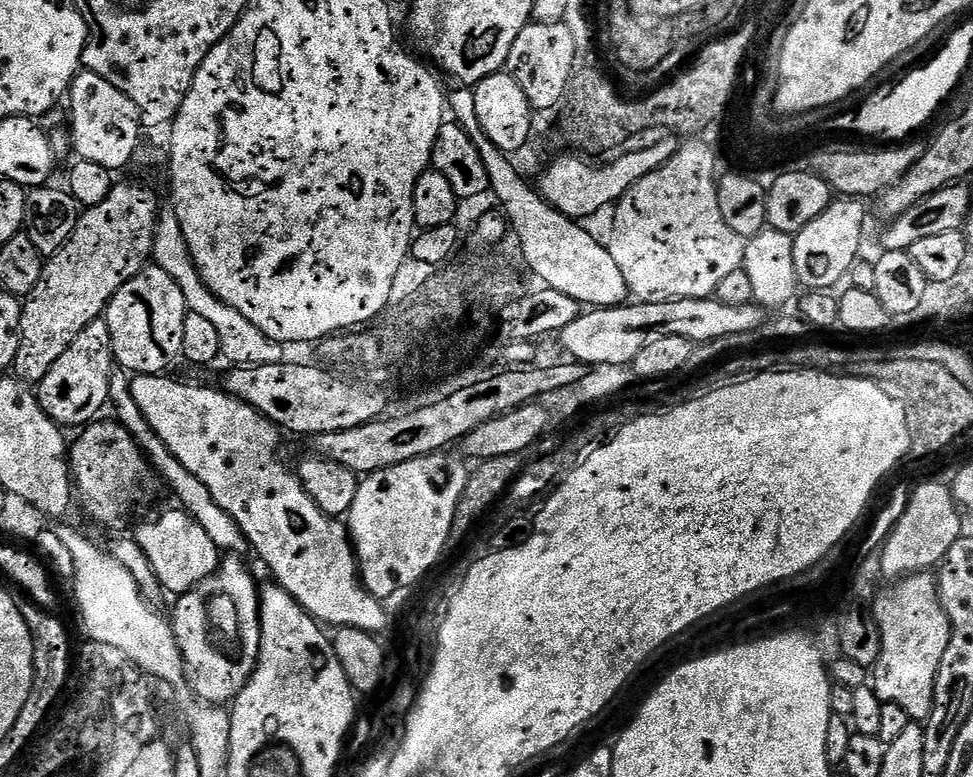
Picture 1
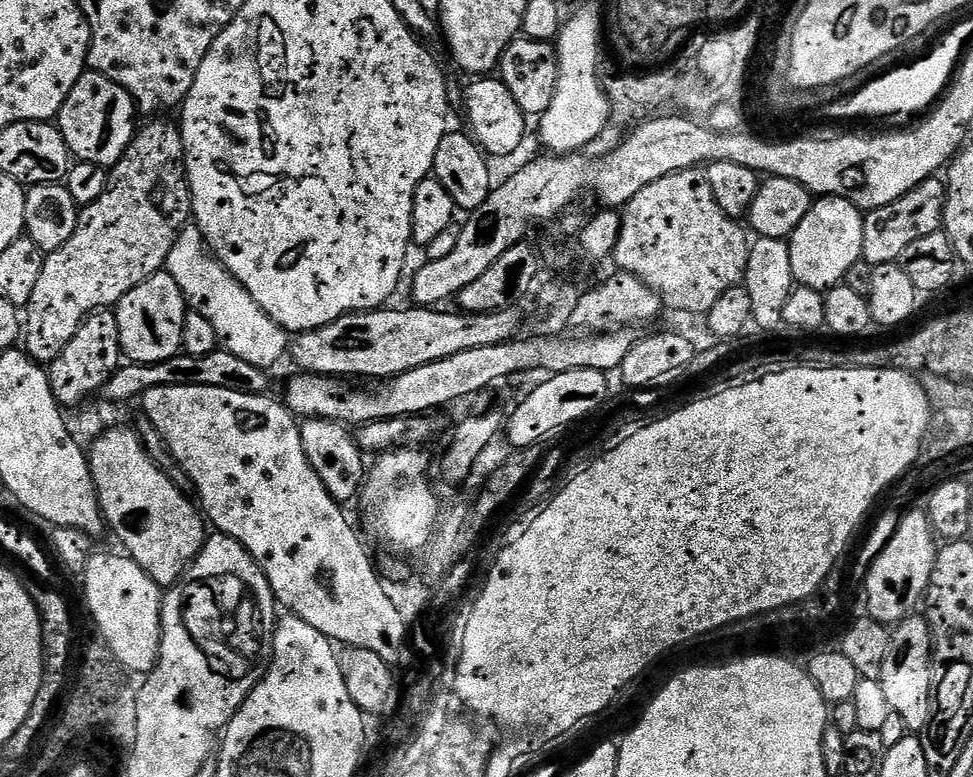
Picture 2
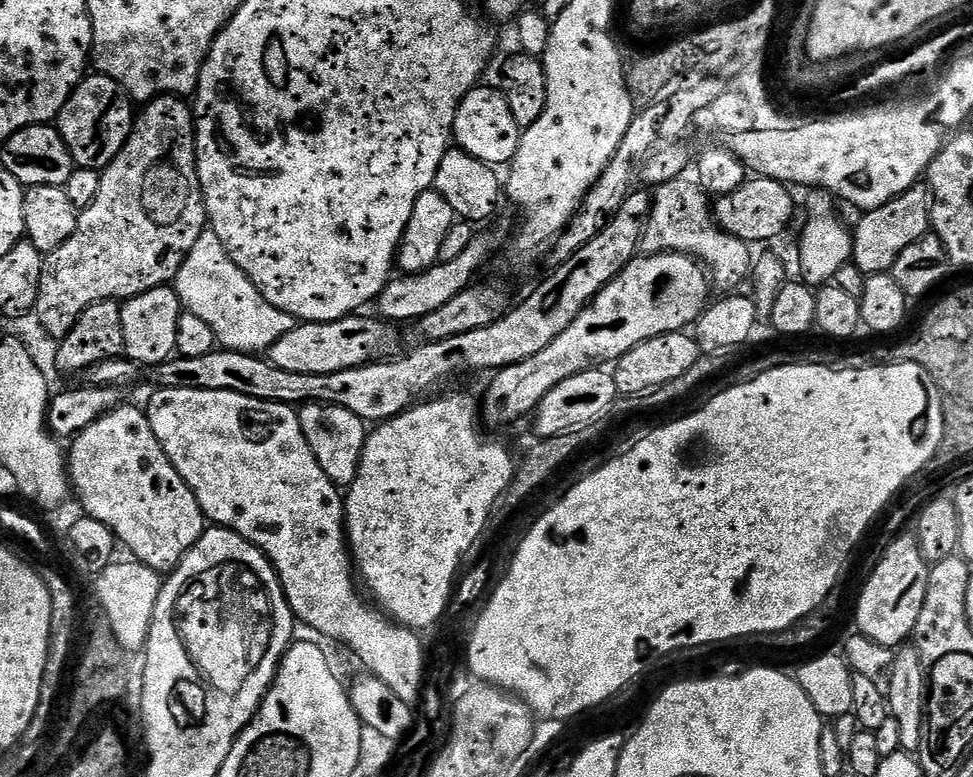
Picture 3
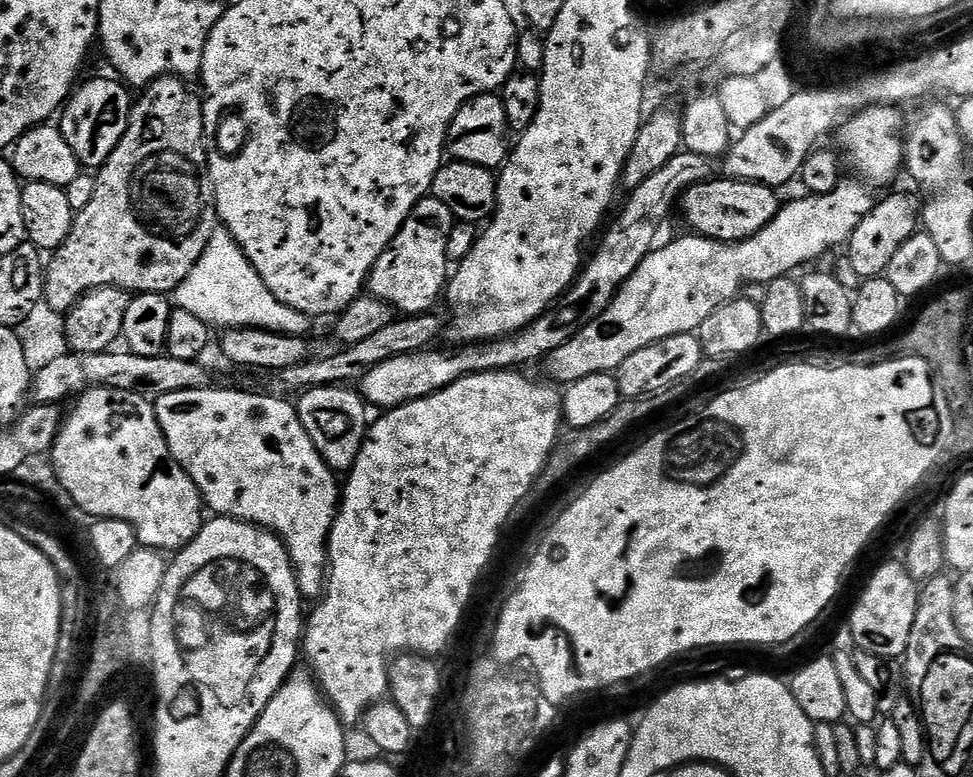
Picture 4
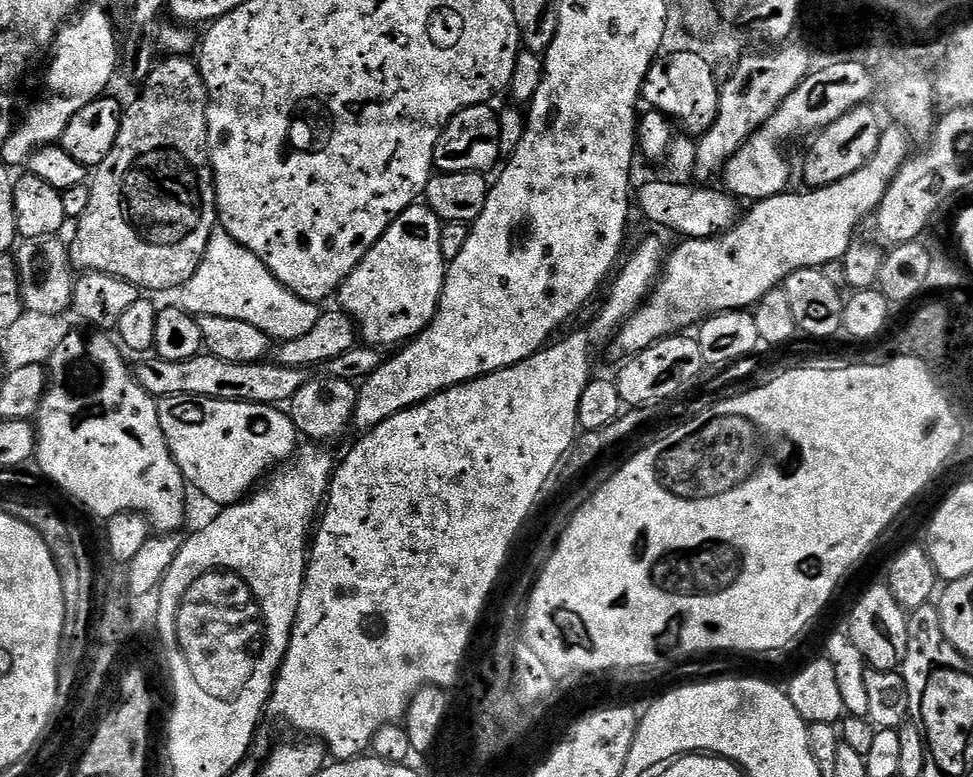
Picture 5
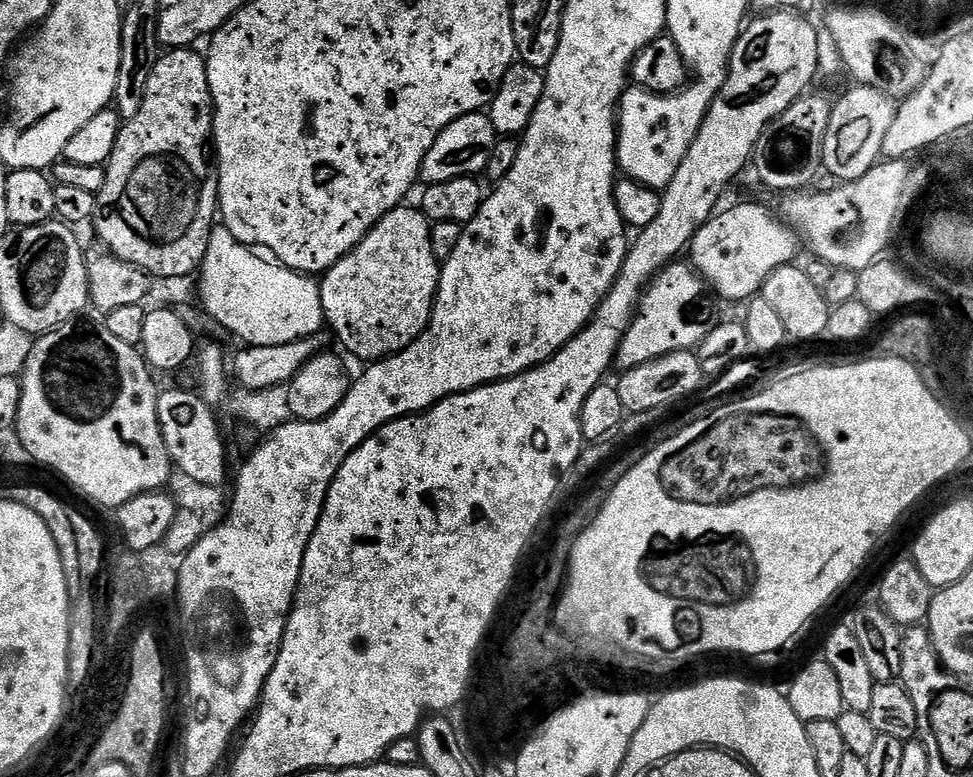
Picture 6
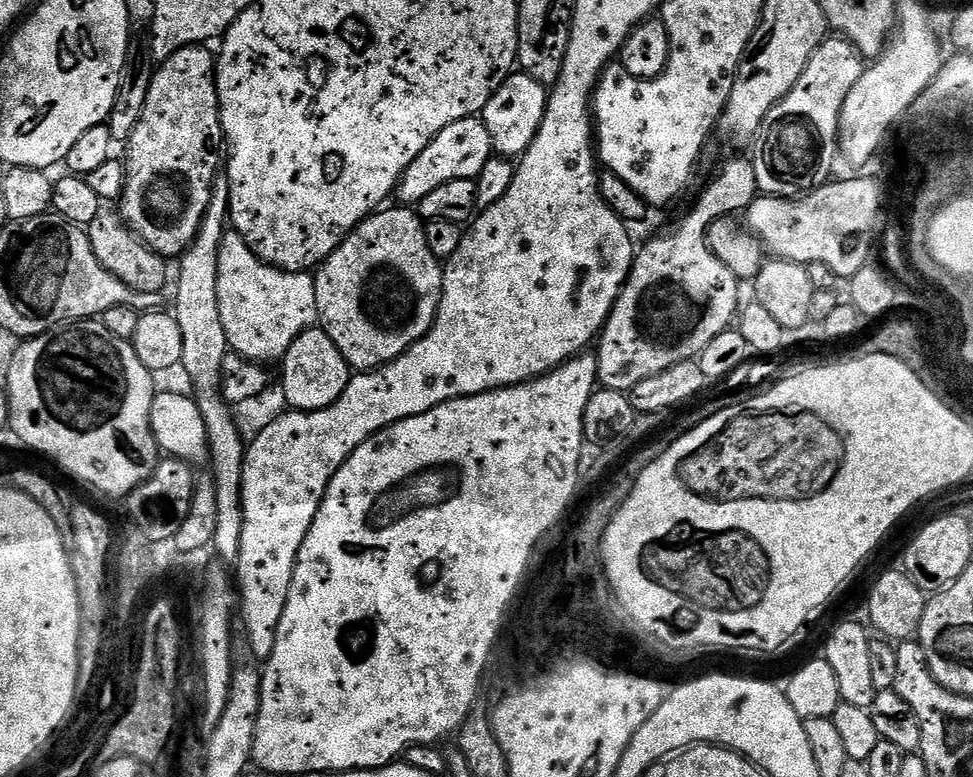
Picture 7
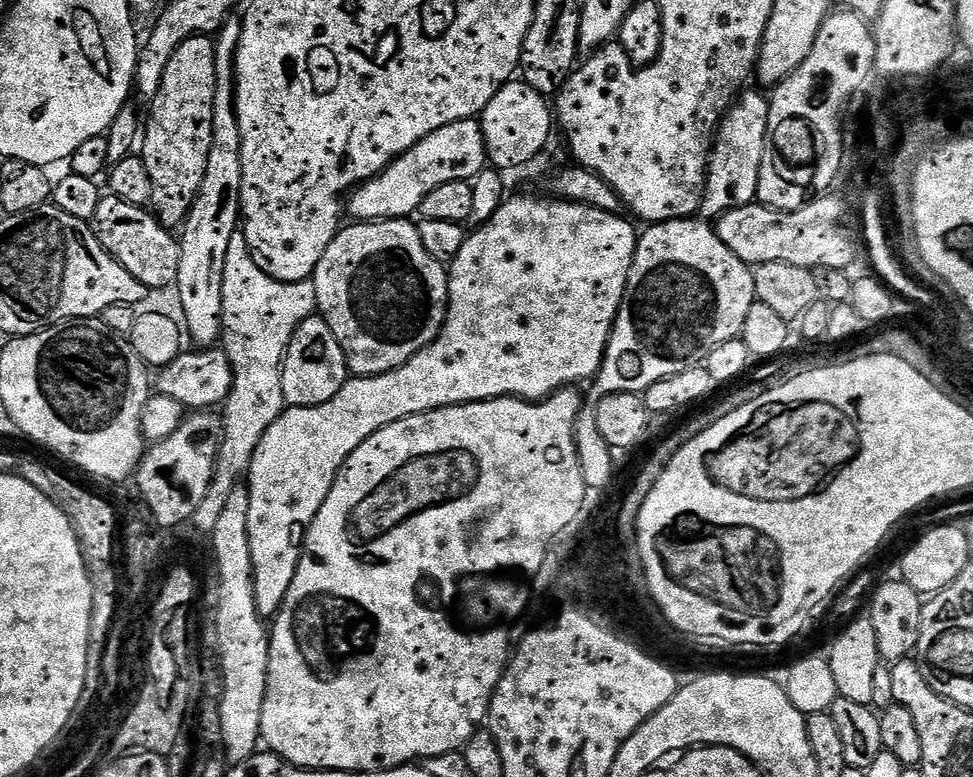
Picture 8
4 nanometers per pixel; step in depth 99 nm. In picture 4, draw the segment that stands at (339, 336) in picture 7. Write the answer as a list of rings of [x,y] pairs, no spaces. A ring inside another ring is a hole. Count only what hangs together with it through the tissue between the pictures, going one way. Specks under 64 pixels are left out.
[[[431,194],[424,197],[414,206],[412,213],[406,218],[406,222],[398,230],[398,234],[390,242],[390,246],[378,258],[378,262],[369,272],[366,288],[373,296],[386,301],[388,307],[404,316],[419,316],[433,311],[436,299],[441,299],[446,285],[450,279],[450,261],[446,254],[446,246],[450,238],[450,230],[454,223],[454,217],[450,214],[450,206],[438,202],[438,198]]]

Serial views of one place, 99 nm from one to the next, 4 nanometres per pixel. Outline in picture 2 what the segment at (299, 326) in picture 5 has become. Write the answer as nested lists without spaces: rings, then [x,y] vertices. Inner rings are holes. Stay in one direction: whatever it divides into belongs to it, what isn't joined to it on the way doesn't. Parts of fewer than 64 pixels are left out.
[[[186,226],[180,231],[174,250],[168,255],[166,271],[178,282],[178,290],[182,290],[189,309],[202,314],[202,318],[214,326],[214,334],[218,334],[223,351],[265,370],[272,370],[283,356],[289,355],[289,332],[278,326],[278,322],[274,322],[274,318],[270,318],[270,314],[266,314],[252,295],[216,261],[196,227]]]

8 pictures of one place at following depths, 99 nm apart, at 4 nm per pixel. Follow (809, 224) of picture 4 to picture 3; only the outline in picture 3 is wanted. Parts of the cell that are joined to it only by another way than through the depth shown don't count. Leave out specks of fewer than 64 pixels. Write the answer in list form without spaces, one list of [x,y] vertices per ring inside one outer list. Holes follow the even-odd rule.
[[[687,254],[639,255],[631,260],[544,350],[525,362],[499,369],[480,402],[485,427],[512,424],[535,411],[542,398],[558,383],[574,374],[593,369],[600,361],[613,363],[634,346],[660,334],[679,332],[695,323],[707,307],[710,282],[705,269]]]

